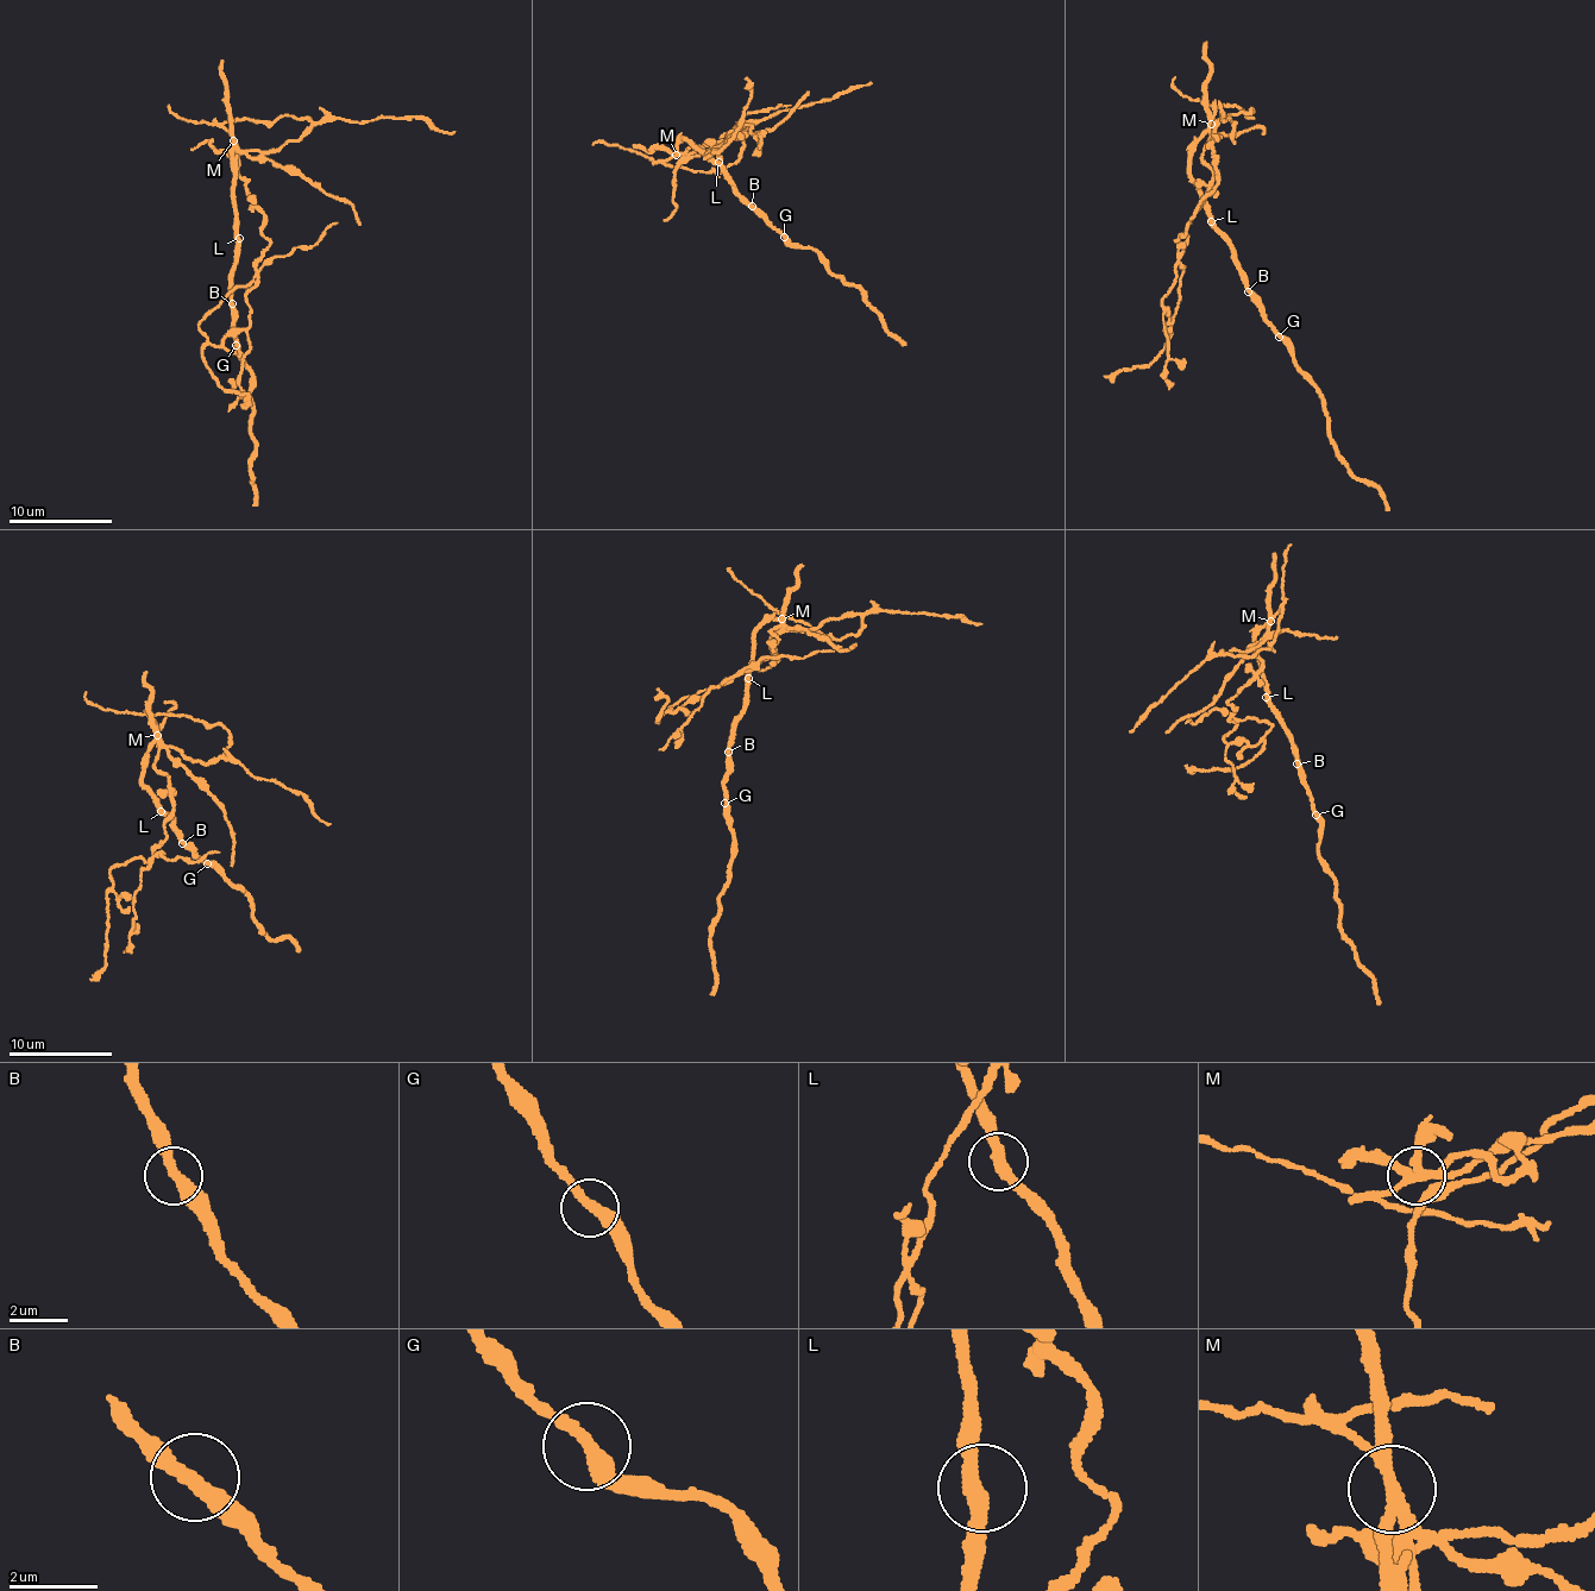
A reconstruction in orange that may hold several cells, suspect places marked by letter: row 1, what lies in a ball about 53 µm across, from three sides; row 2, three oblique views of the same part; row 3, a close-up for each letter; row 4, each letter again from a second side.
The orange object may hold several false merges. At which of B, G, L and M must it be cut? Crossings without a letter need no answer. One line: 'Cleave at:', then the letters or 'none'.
Cleave at: M

